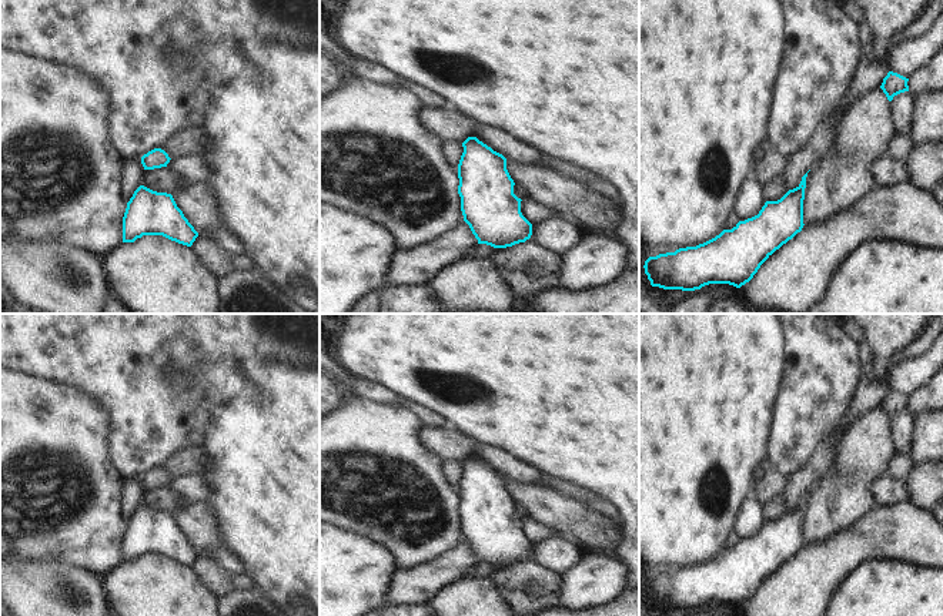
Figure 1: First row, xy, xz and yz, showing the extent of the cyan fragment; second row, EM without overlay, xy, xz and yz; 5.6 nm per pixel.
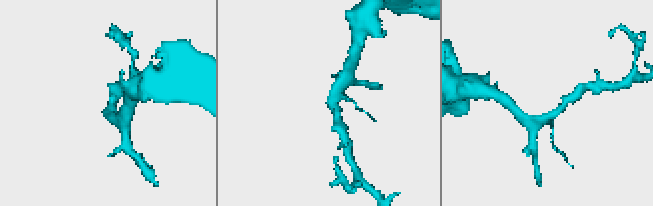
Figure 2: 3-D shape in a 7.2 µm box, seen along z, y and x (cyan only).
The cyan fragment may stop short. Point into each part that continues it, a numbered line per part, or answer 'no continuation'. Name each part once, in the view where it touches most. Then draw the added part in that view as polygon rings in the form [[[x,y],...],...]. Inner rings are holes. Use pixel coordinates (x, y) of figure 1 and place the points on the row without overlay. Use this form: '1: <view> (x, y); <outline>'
no continuation

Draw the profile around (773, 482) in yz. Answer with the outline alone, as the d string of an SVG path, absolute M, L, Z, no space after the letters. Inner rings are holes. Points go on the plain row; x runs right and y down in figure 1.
M772 469L762 479L756 481L753 496L760 506L766 506L776 495L783 495L786 485L787 478Z

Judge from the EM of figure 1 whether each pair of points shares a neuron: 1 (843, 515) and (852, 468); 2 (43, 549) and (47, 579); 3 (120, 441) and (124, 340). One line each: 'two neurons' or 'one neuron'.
1: one neuron
2: two neurons
3: one neuron

